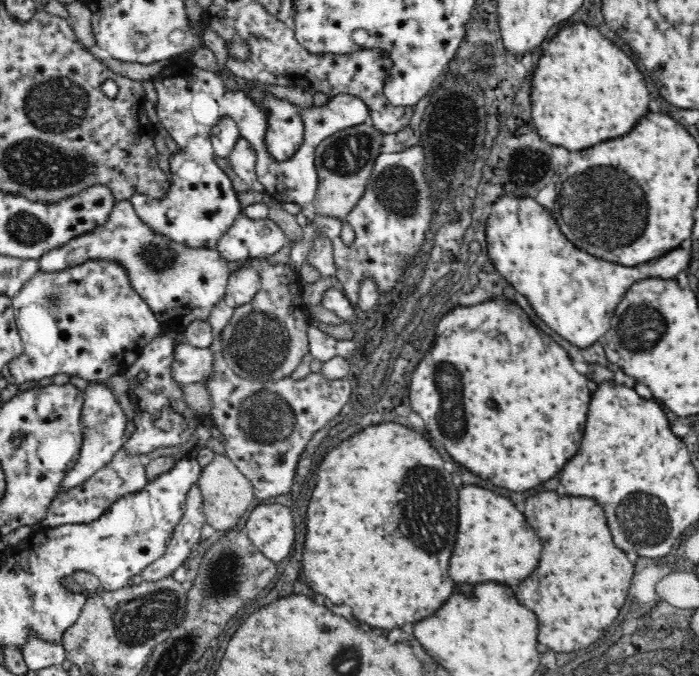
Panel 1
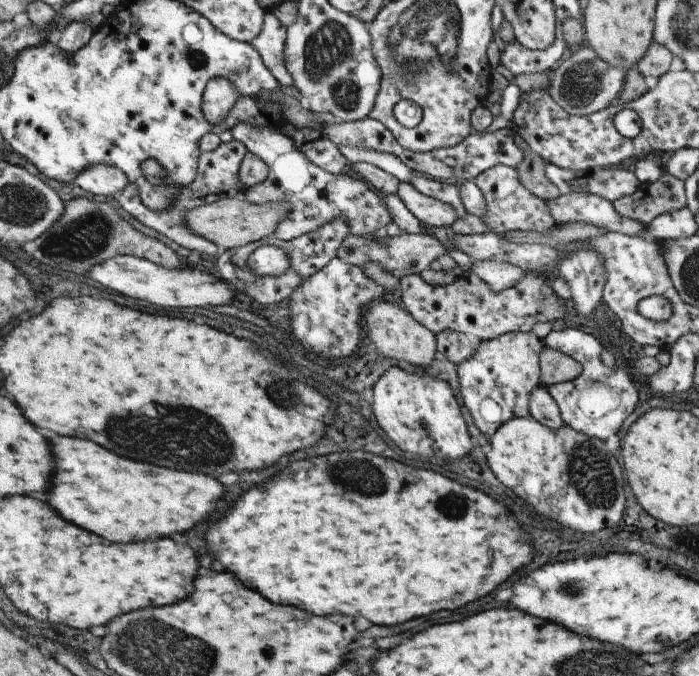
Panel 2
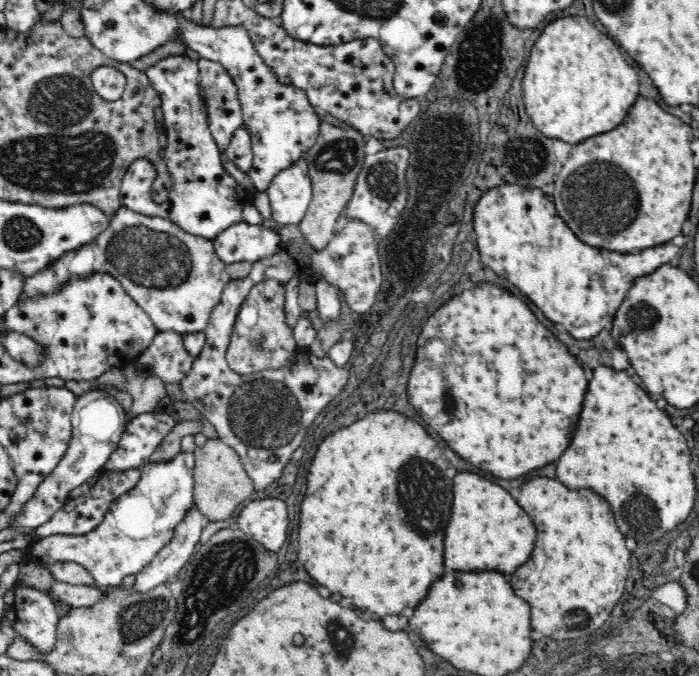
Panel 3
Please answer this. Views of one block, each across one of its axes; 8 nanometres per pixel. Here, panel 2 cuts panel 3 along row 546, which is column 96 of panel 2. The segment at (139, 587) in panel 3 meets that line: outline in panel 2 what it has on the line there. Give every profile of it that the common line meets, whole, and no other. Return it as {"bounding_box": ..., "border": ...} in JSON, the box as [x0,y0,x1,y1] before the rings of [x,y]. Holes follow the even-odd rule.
{"bounding_box":[73,164,129,198],"border":[[[95,164],[87,170],[81,170],[81,174],[75,176],[73,184],[77,184],[85,192],[91,192],[95,198],[121,198],[125,186],[129,184],[129,178],[115,166]]]}

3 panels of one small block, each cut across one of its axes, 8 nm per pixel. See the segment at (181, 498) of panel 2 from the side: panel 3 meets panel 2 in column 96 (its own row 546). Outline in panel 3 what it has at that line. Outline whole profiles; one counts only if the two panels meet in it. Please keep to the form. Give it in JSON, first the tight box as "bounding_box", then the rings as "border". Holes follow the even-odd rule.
{"bounding_box":[444,472,536,574],"border":[[[458,472],[454,476],[454,506],[444,538],[446,566],[460,572],[494,570],[512,574],[530,558],[534,542],[536,528],[530,516],[504,488],[472,472]]]}

